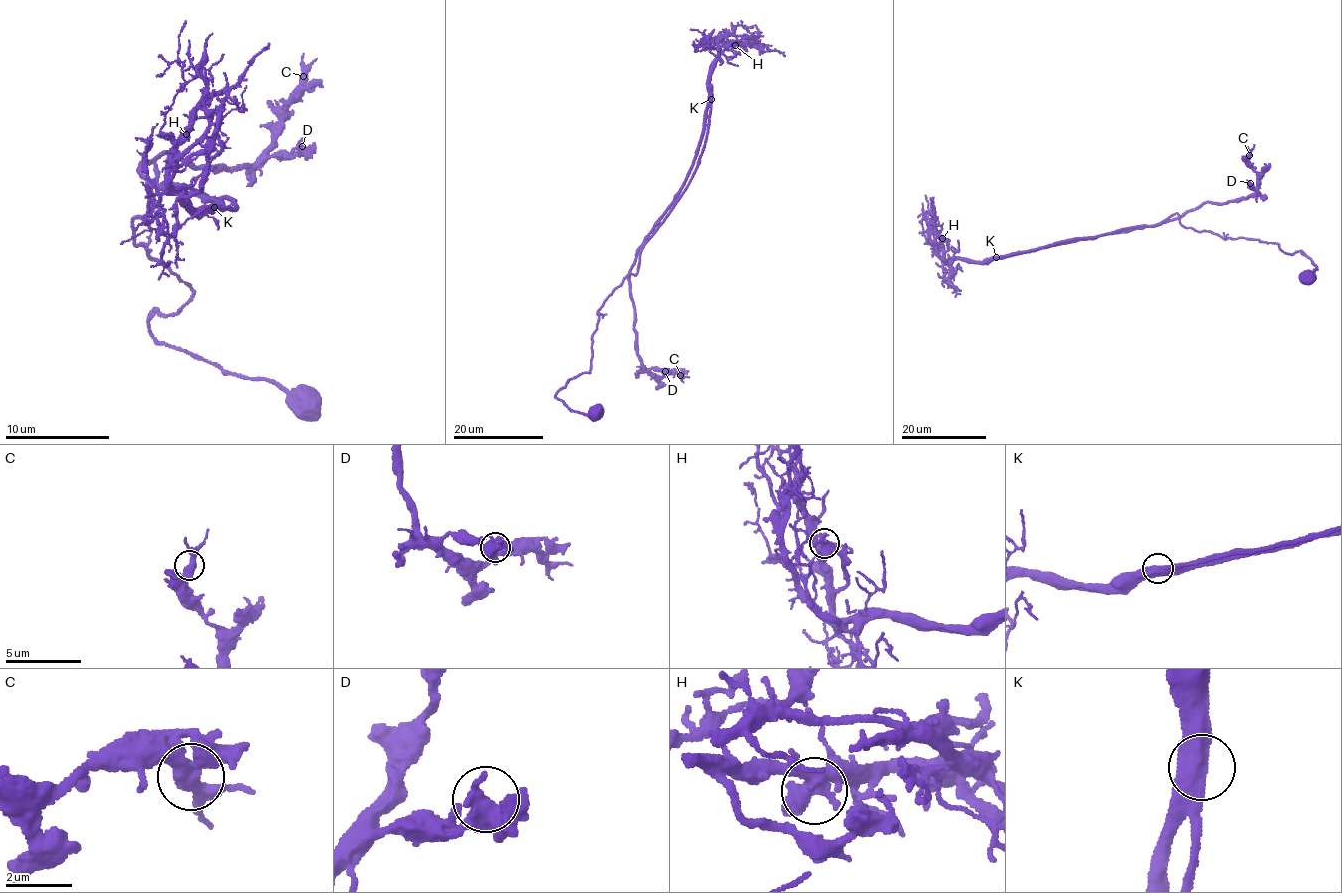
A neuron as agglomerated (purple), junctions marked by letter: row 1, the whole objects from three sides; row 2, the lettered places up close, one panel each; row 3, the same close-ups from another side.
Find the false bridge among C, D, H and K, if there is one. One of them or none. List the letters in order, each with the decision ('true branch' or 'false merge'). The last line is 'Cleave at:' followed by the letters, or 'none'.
C: true branch
D: true branch
H: true branch
K: true branch
Cleave at: none

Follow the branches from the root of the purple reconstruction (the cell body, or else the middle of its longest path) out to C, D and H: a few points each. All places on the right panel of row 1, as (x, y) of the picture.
C: (1139, 226), (1154, 227), (1204, 203), (1228, 202), (1255, 195), (1258, 176), (1249, 155)
D: (1139, 226), (1154, 227), (1204, 203), (1248, 198), (1255, 193), (1250, 183)
H: (1139, 226), (1090, 239), (1079, 238), (968, 263), (946, 260), (942, 238)

